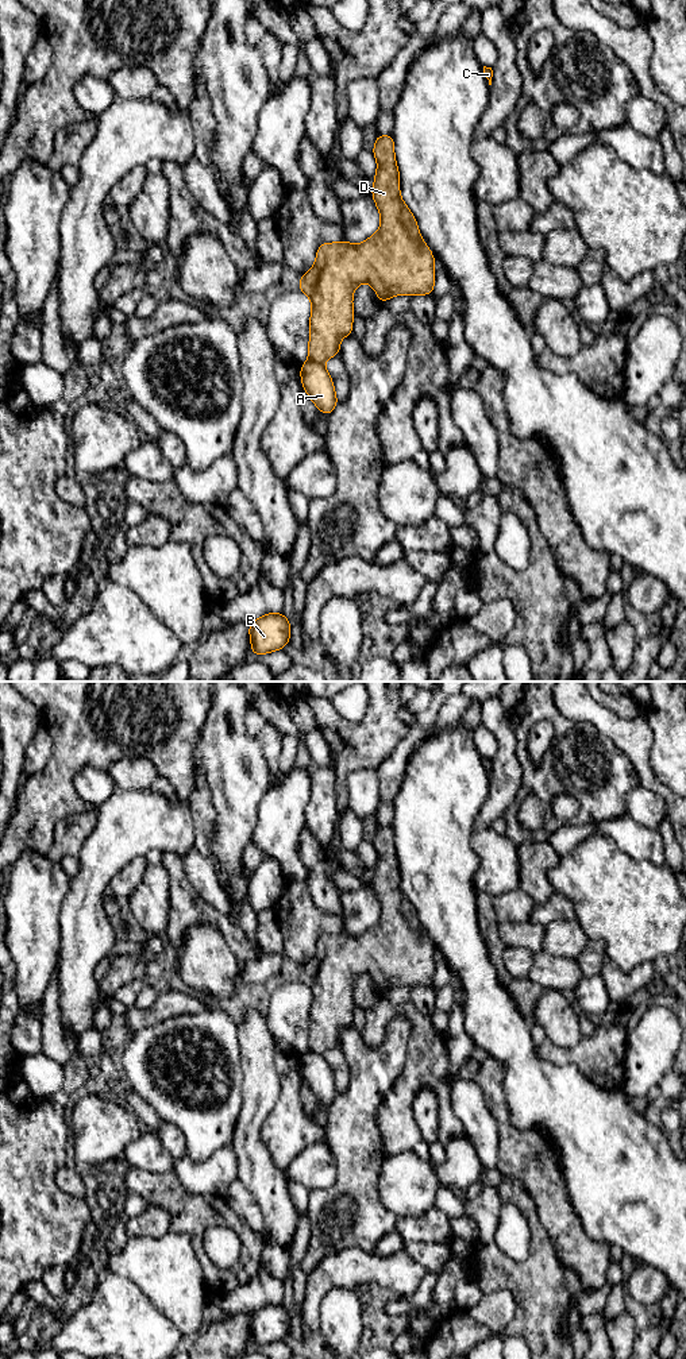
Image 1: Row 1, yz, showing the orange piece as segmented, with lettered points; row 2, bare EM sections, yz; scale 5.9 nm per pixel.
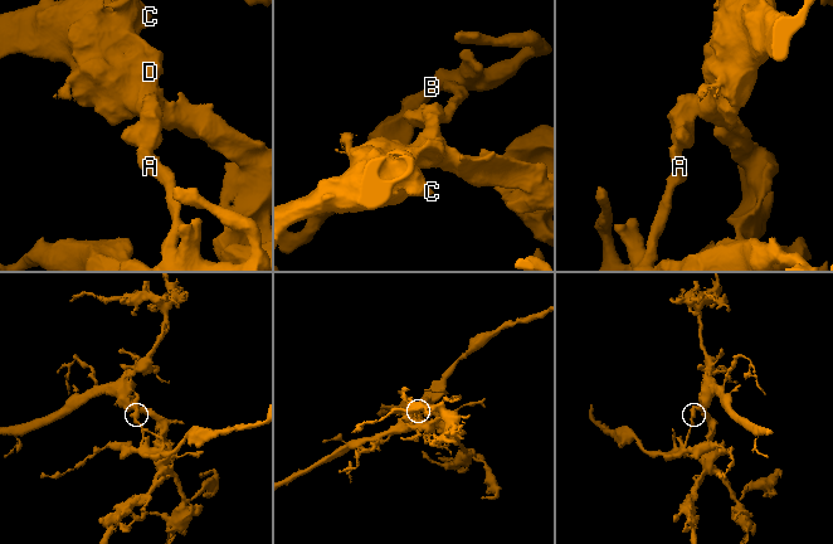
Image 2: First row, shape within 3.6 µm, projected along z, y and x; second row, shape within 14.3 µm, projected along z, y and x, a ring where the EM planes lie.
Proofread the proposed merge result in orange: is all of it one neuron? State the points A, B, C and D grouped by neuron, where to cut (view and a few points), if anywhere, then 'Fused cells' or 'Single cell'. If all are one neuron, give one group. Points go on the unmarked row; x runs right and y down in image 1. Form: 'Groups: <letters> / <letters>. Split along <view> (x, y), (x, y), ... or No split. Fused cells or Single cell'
Groups: A B / C D. Split along yz (309, 1049), (322, 1056). Fused cells

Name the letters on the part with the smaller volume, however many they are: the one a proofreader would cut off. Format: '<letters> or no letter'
A, B

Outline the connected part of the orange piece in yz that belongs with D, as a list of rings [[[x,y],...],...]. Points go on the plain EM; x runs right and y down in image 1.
[[[377,826],[373,845],[377,864],[371,880],[373,891],[381,906],[377,924],[361,935],[346,931],[321,934],[316,942],[313,958],[300,966],[298,981],[312,993],[309,1011],[309,1050],[324,1054],[328,1049],[339,1047],[340,1030],[352,1027],[352,985],[359,974],[370,974],[379,993],[400,985],[432,987],[435,976],[435,947],[421,930],[413,904],[400,887],[400,862],[394,849],[394,830],[390,826]]]

